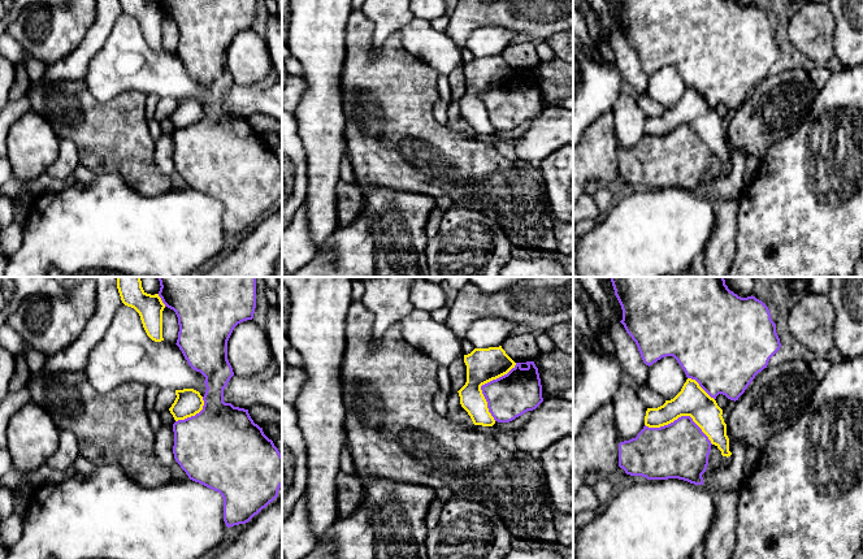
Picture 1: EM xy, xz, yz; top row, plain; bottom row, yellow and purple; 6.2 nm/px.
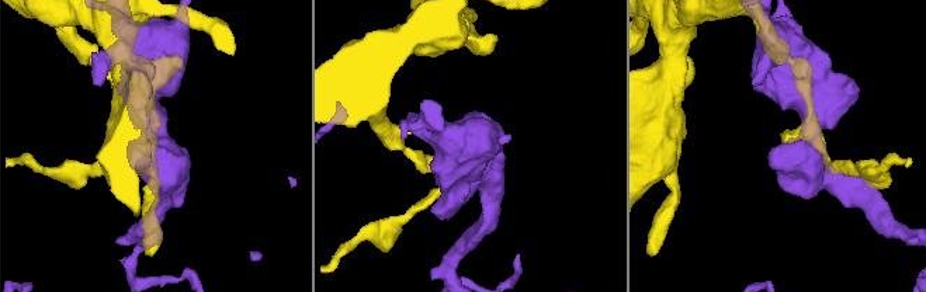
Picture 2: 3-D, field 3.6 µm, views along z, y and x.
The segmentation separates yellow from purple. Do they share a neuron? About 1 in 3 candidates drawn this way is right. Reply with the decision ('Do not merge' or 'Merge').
Do not merge

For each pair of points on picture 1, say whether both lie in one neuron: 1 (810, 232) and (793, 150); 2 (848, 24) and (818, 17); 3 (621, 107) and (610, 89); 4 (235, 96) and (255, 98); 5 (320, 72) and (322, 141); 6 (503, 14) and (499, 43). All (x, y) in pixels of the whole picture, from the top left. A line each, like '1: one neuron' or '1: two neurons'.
1: one neuron
2: two neurons
3: two neurons
4: one neuron
5: one neuron
6: two neurons

